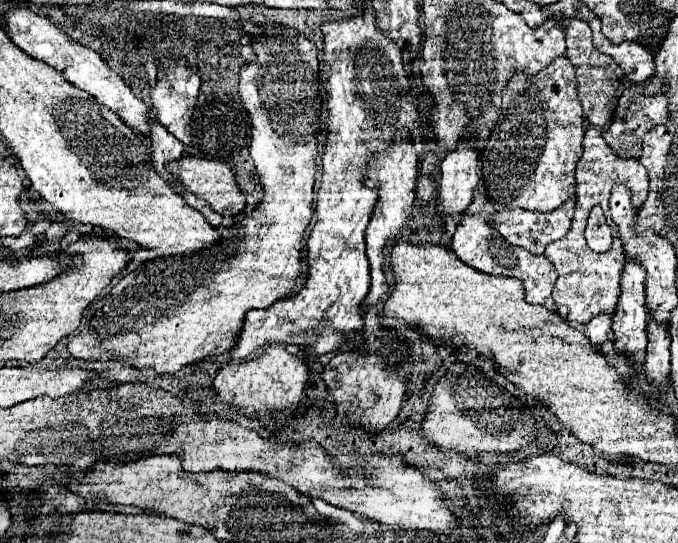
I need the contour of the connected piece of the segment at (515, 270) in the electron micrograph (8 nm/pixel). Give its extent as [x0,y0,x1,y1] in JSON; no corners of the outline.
[452,214,556,310]

